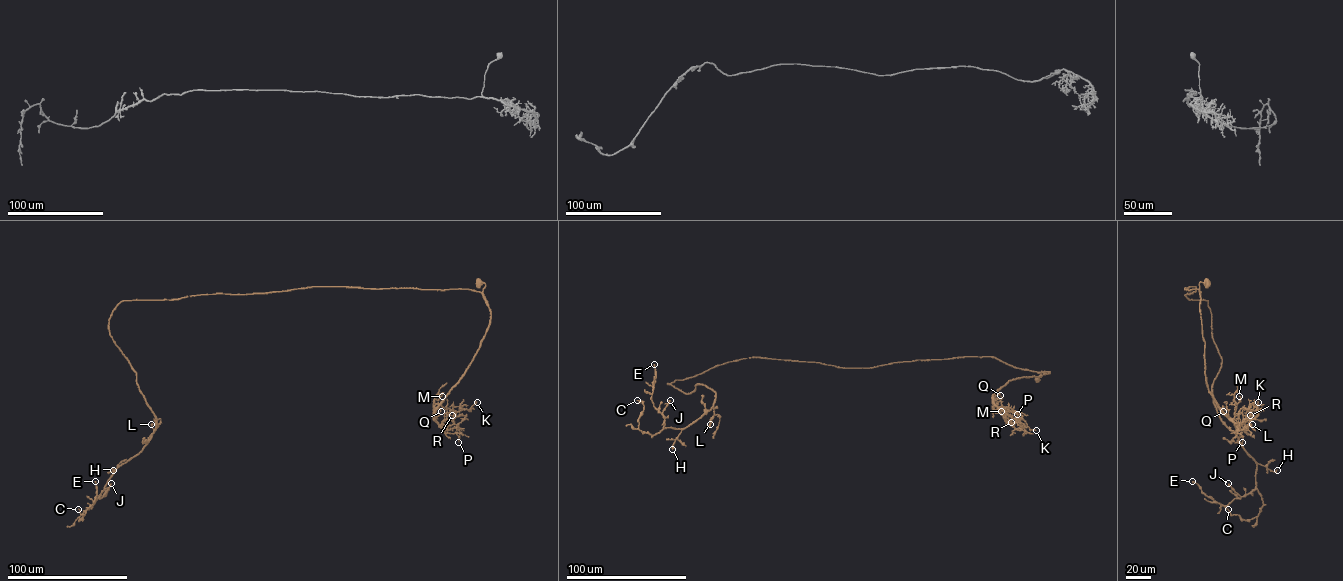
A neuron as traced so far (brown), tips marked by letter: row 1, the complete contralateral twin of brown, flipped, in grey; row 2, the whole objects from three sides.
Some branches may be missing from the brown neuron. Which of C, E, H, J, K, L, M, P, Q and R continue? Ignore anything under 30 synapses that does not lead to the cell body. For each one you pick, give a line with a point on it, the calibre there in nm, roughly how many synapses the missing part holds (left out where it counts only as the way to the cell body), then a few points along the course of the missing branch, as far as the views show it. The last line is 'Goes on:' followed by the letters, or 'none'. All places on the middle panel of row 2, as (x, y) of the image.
Goes on: none

